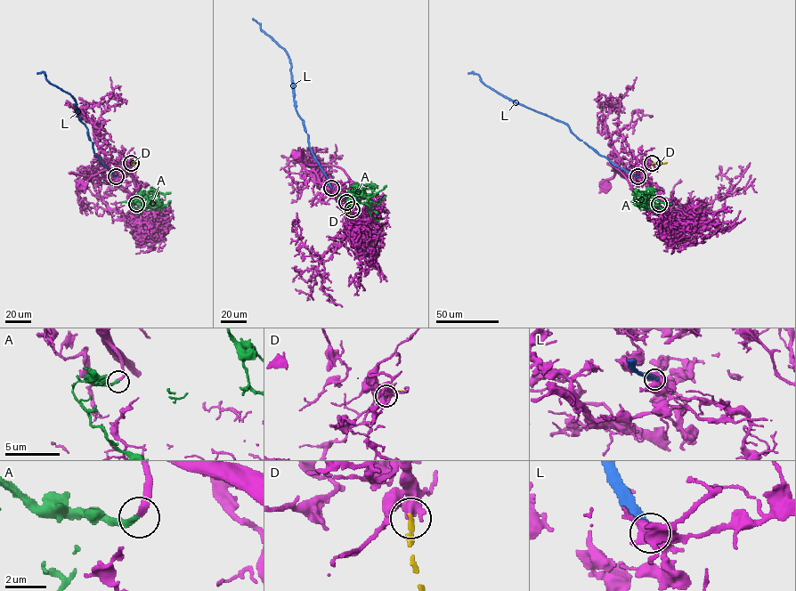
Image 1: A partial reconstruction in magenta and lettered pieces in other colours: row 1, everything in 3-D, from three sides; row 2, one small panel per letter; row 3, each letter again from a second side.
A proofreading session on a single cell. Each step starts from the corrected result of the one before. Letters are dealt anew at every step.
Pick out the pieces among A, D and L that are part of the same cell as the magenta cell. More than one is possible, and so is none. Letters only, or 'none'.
A

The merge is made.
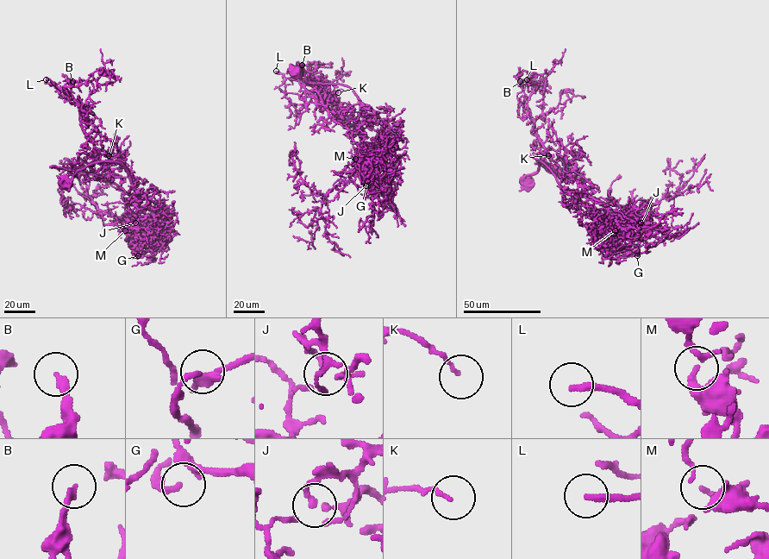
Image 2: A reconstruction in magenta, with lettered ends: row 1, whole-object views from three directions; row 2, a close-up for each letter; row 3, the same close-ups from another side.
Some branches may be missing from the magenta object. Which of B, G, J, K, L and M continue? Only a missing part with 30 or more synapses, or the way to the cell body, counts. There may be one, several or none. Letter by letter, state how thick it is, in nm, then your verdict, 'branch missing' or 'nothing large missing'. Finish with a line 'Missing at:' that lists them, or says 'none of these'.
B: calibre 200 nm; nothing large missing
G: calibre 160 nm; nothing large missing
J: calibre 140 nm; nothing large missing
K: calibre 110 nm; nothing large missing
L: calibre 220 nm; branch missing
M: calibre 240 nm; nothing large missing
Missing at: L

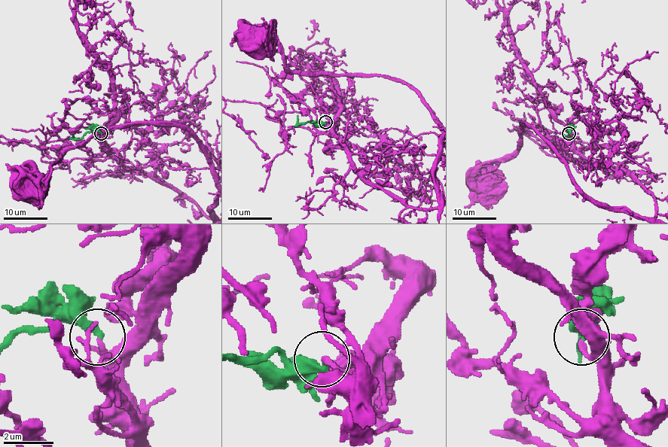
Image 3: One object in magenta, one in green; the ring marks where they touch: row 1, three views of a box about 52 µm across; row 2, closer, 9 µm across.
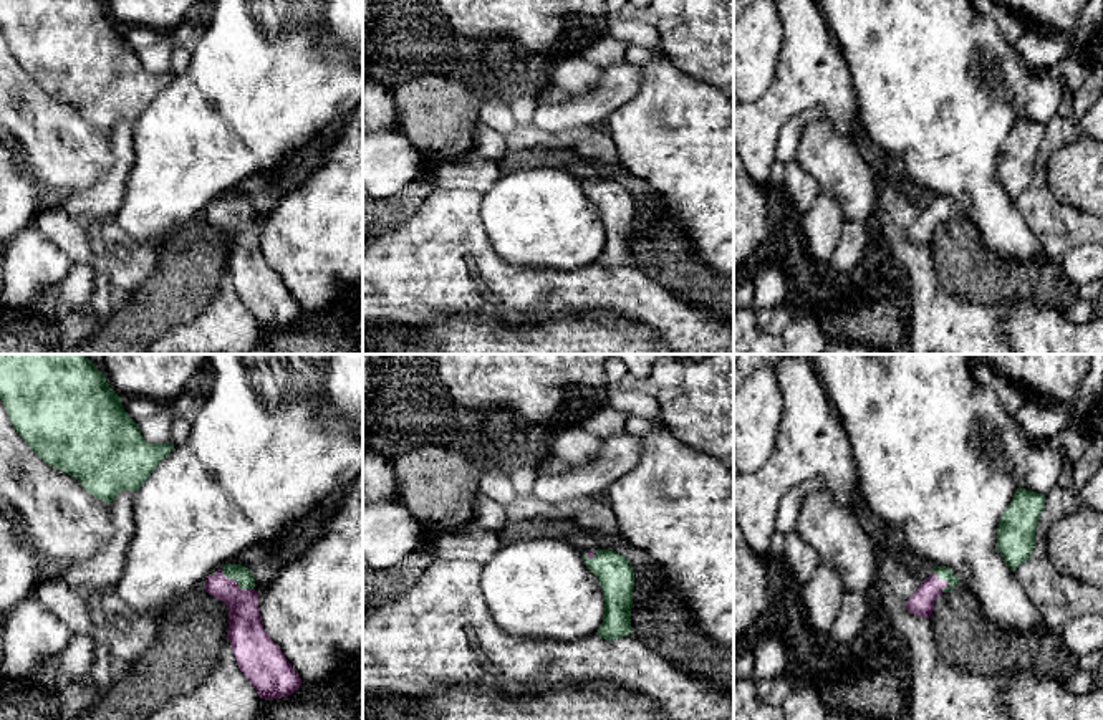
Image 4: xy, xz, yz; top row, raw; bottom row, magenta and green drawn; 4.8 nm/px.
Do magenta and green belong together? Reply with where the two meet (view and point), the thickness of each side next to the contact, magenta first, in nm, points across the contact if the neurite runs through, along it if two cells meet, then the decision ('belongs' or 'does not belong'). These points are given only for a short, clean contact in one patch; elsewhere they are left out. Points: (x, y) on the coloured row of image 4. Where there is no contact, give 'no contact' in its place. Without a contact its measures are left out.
contact xy (236, 581); calibres 180 and 90 nm; way xy (245, 631), (244, 608), (236, 581), (239, 573); belongs

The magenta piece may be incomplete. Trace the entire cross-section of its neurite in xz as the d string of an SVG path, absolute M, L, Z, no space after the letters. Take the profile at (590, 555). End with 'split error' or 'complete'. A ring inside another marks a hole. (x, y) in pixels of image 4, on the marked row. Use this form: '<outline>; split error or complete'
M596 550L581 554L588 569L598 578L604 599L603 622L596 636L606 641L629 636L634 589L631 563L611 550Z; split error

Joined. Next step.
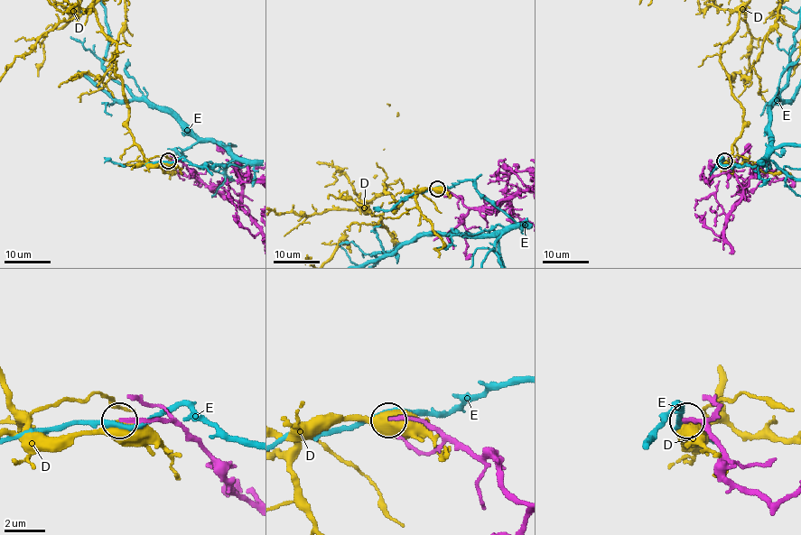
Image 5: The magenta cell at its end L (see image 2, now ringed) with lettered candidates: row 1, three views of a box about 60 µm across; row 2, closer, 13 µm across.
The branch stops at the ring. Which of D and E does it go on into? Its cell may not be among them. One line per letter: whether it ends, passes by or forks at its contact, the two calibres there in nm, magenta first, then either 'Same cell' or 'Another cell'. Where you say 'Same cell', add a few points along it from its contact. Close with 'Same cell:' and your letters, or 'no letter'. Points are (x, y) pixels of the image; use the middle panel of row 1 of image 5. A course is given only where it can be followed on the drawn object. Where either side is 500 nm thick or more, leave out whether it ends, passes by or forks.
D: Thickness 280 nm (magenta) against 850 nm. Another cell
E: It passes by. Thickness 220 nm (magenta) against 280 nm. Another cell
Same cell: no letter

